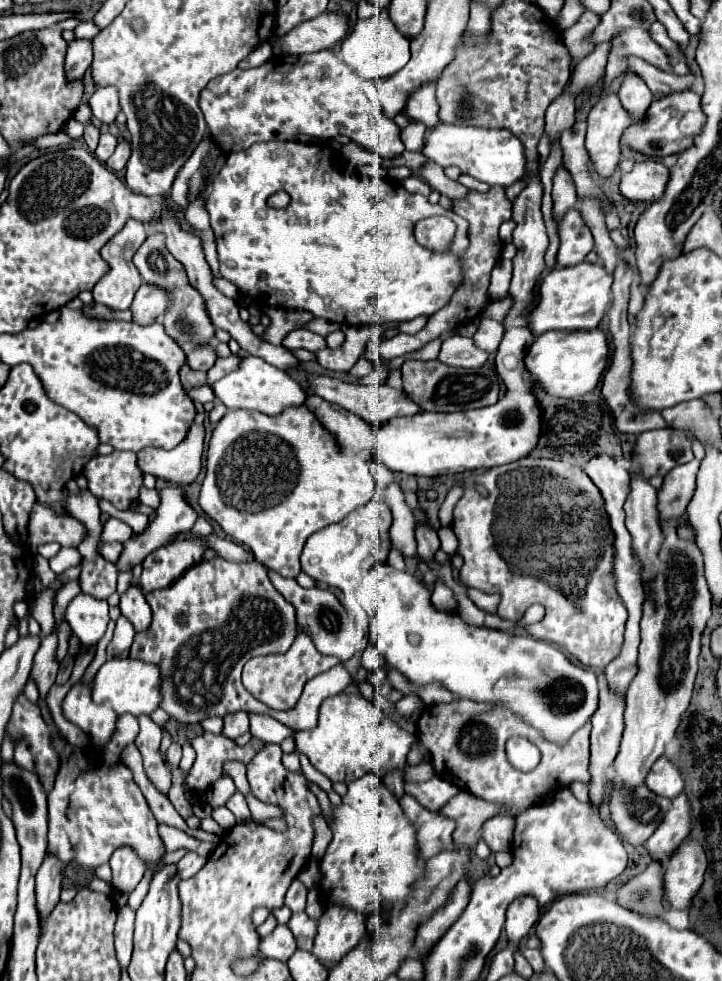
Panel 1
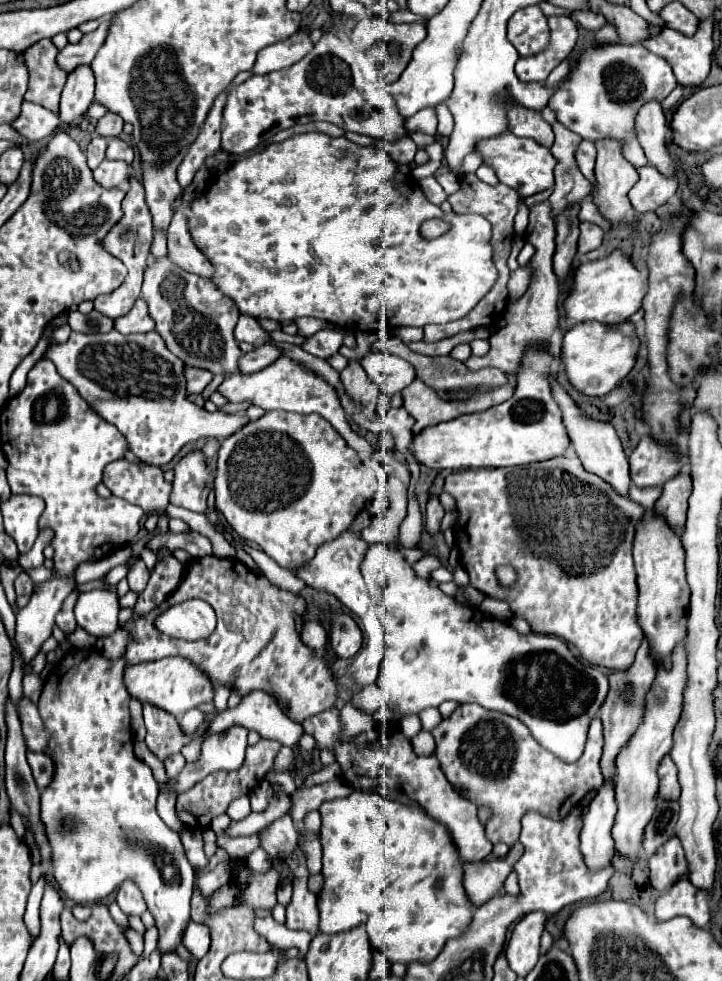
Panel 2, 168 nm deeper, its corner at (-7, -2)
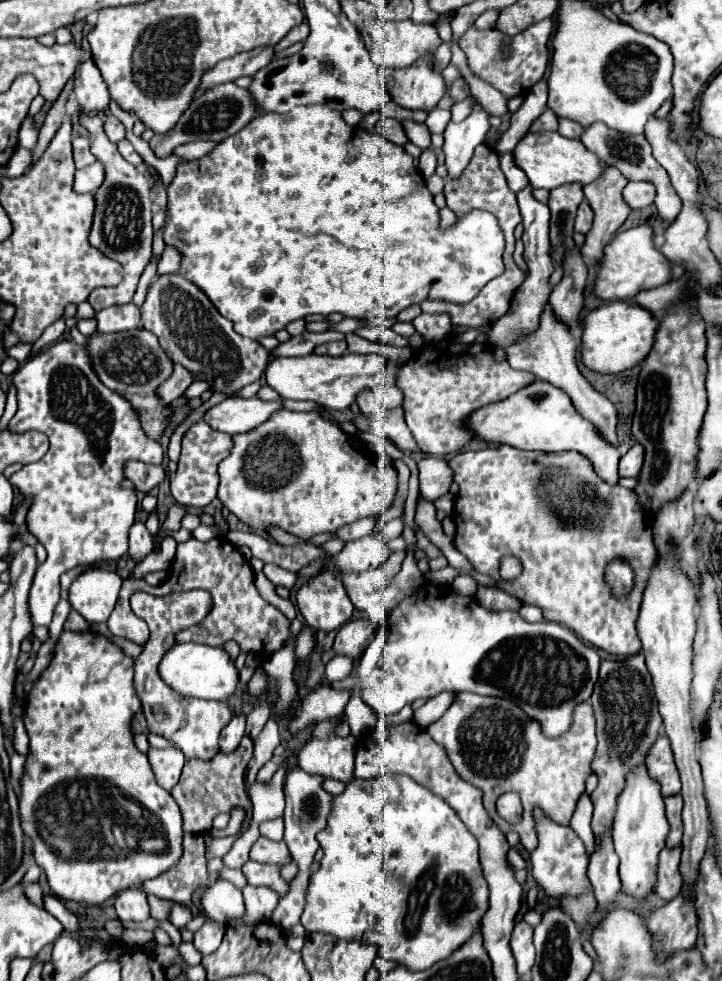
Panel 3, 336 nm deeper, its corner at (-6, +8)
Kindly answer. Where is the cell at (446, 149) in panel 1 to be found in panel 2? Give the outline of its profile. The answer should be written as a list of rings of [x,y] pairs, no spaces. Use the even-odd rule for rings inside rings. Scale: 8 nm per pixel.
[[[505,131],[497,137],[483,139],[481,143],[477,141],[475,151],[483,157],[483,165],[489,165],[497,173],[499,181],[509,185],[511,189],[517,189],[517,193],[521,197],[527,197],[527,195],[543,191],[547,187],[553,187],[555,159],[549,149],[545,149],[543,145],[539,145],[533,139],[523,139],[523,137],[517,137],[509,131]]]

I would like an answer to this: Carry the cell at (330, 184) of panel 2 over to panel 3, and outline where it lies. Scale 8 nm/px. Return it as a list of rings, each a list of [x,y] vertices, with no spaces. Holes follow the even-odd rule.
[[[300,105],[288,113],[264,113],[248,123],[236,135],[218,143],[208,155],[196,161],[180,161],[174,179],[166,187],[168,193],[168,217],[164,229],[164,243],[174,247],[182,255],[180,273],[196,283],[214,307],[234,323],[234,331],[250,337],[272,337],[276,331],[284,329],[290,321],[304,319],[306,315],[322,313],[344,313],[346,317],[356,319],[378,319],[378,317],[396,317],[402,309],[412,303],[422,303],[426,299],[444,299],[452,303],[468,303],[478,291],[494,277],[504,271],[502,253],[504,253],[504,235],[488,211],[470,211],[460,219],[458,225],[440,231],[438,207],[430,191],[426,189],[424,177],[414,167],[412,157],[394,143],[388,143],[382,135],[360,127],[348,127],[340,115],[340,111],[330,109],[328,105]]]

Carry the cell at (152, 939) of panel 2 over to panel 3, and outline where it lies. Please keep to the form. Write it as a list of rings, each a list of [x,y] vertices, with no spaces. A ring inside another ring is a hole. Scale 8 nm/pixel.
[[[176,903],[174,909],[172,909],[172,917],[170,921],[176,925],[176,927],[184,927],[188,921],[192,921],[194,915],[192,915],[192,909],[188,905],[180,905]]]

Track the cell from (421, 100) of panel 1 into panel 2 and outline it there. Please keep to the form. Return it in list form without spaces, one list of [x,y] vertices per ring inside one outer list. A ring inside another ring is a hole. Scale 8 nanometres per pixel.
[[[443,103],[437,105],[437,107],[435,107],[435,113],[437,113],[437,135],[443,135],[443,137],[451,135],[453,117],[451,117],[447,105],[443,105]]]

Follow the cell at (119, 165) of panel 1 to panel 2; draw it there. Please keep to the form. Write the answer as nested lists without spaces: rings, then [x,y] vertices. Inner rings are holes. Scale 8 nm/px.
[[[103,161],[95,171],[95,181],[103,187],[119,187],[127,181],[131,171],[131,165],[125,165],[125,161]]]

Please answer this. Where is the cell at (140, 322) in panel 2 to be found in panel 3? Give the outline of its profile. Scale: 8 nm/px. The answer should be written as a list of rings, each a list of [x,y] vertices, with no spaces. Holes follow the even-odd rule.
[[[134,303],[114,305],[96,313],[96,333],[120,333],[140,327],[140,309]]]

